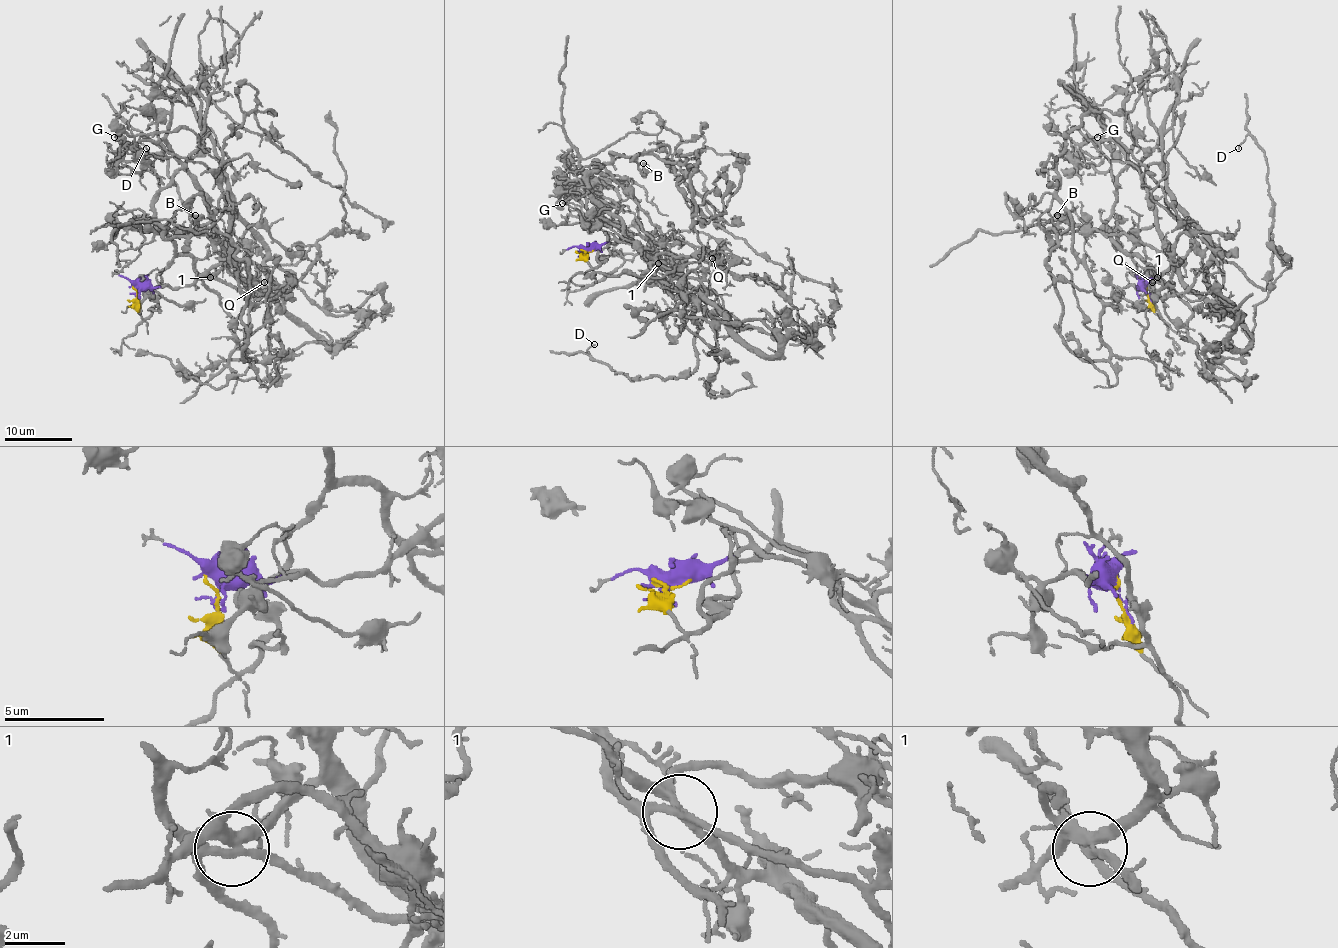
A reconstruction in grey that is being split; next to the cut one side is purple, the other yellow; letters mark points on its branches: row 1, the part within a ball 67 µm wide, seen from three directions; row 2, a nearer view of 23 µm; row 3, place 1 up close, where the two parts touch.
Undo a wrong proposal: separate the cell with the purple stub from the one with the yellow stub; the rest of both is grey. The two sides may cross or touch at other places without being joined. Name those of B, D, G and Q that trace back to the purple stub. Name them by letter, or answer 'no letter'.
G, Q

